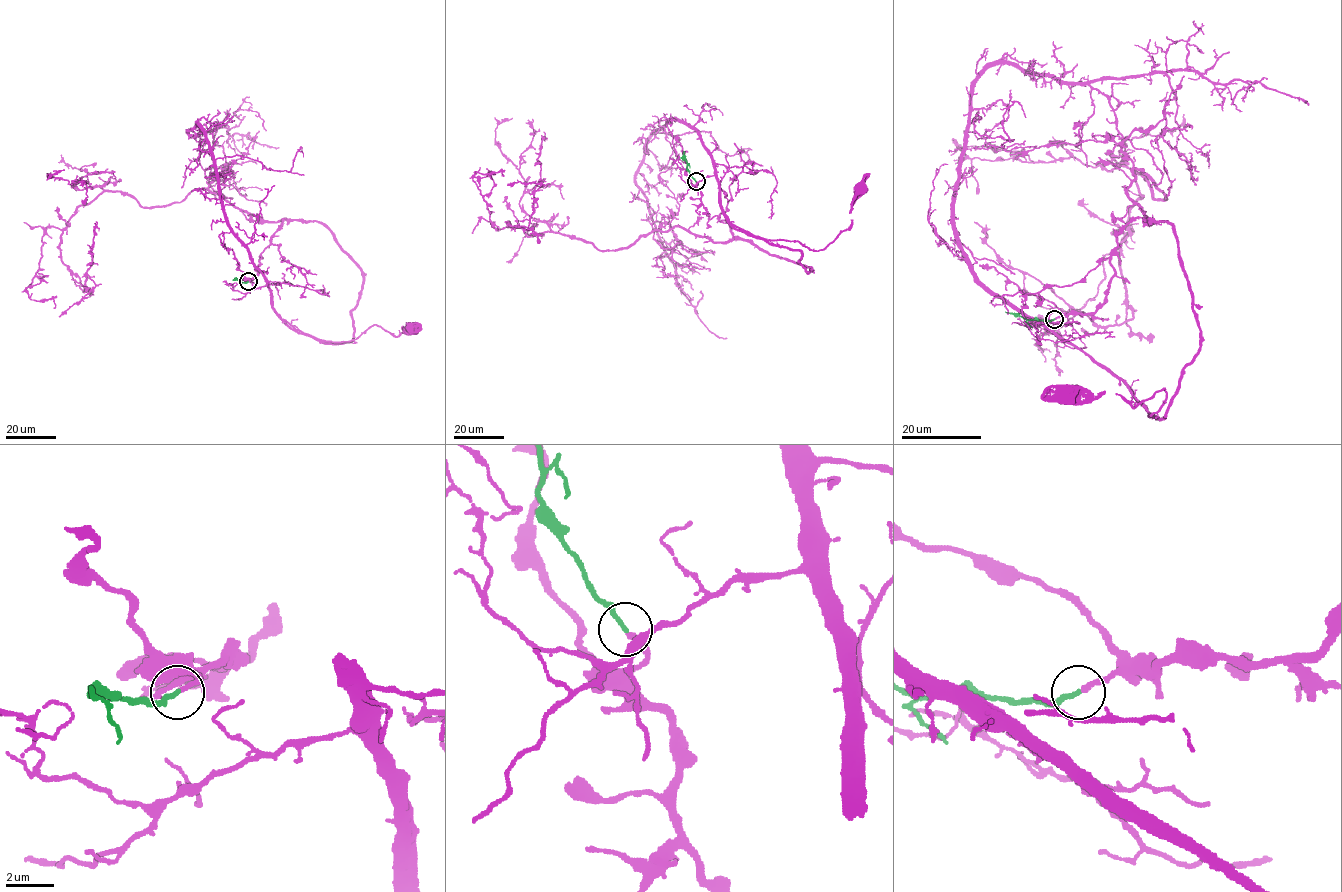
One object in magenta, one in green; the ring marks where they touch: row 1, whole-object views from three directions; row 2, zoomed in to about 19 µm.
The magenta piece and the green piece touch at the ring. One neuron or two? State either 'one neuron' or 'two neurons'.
one neuron

